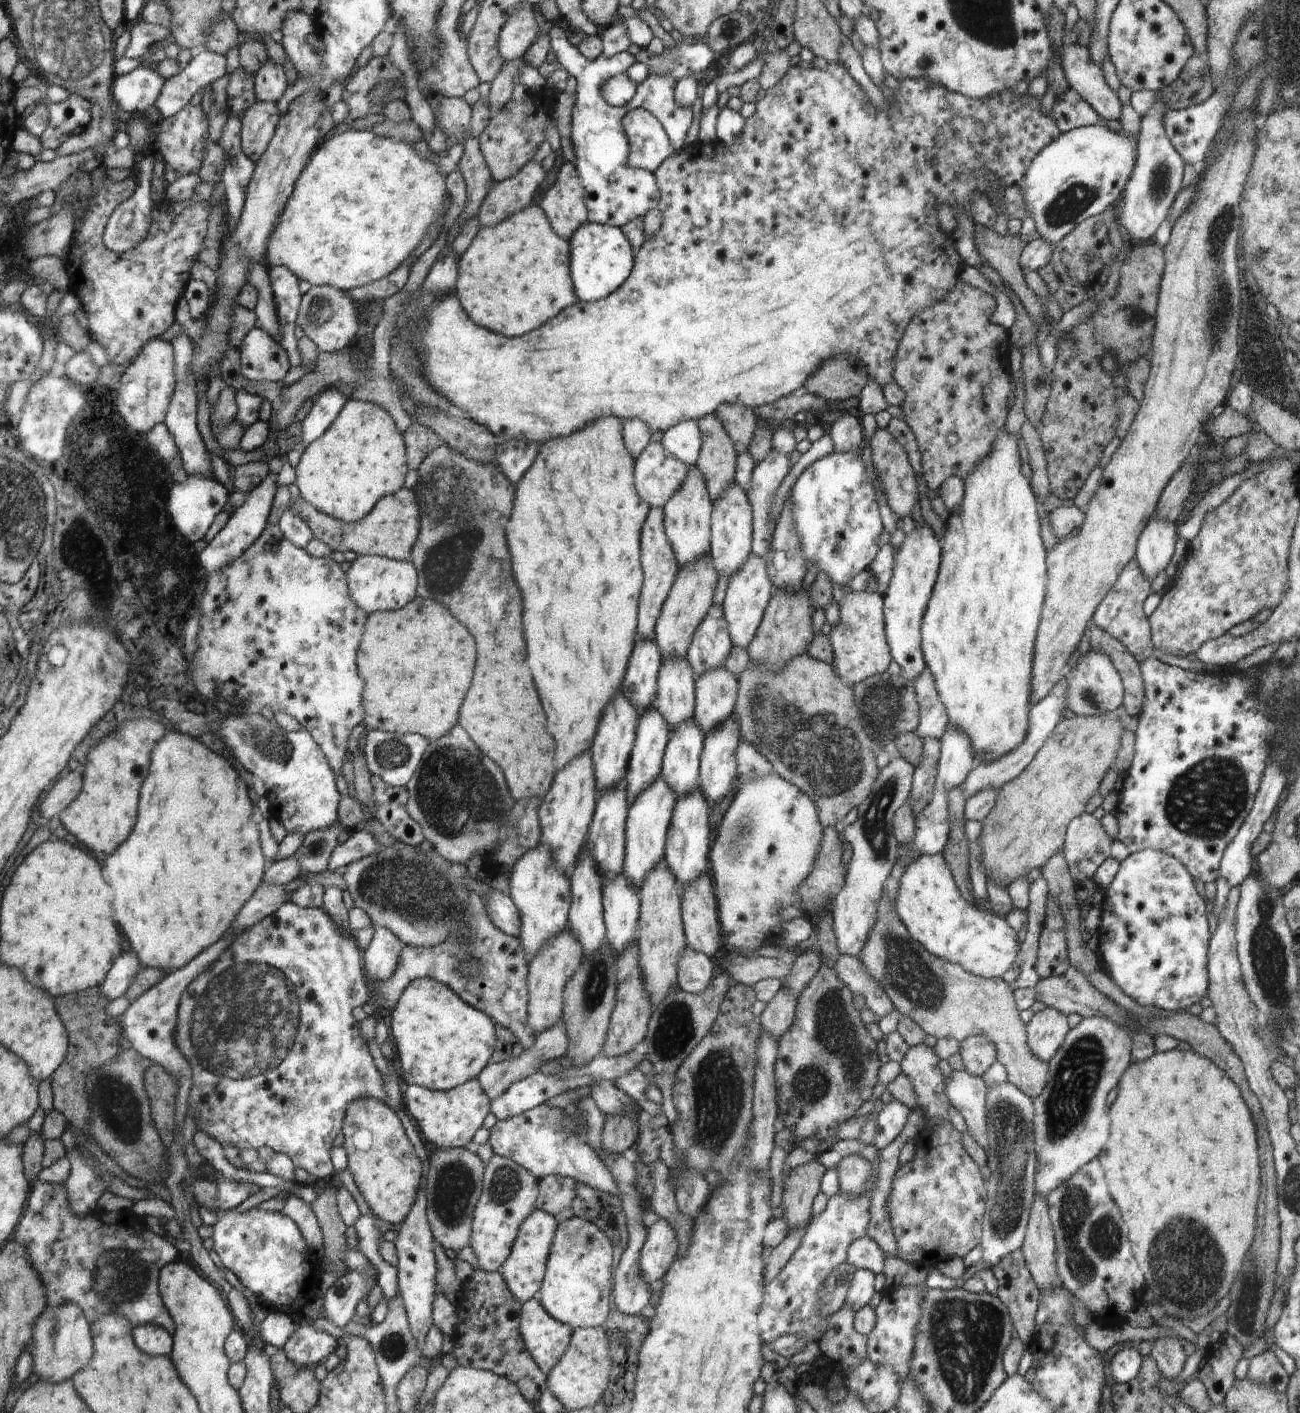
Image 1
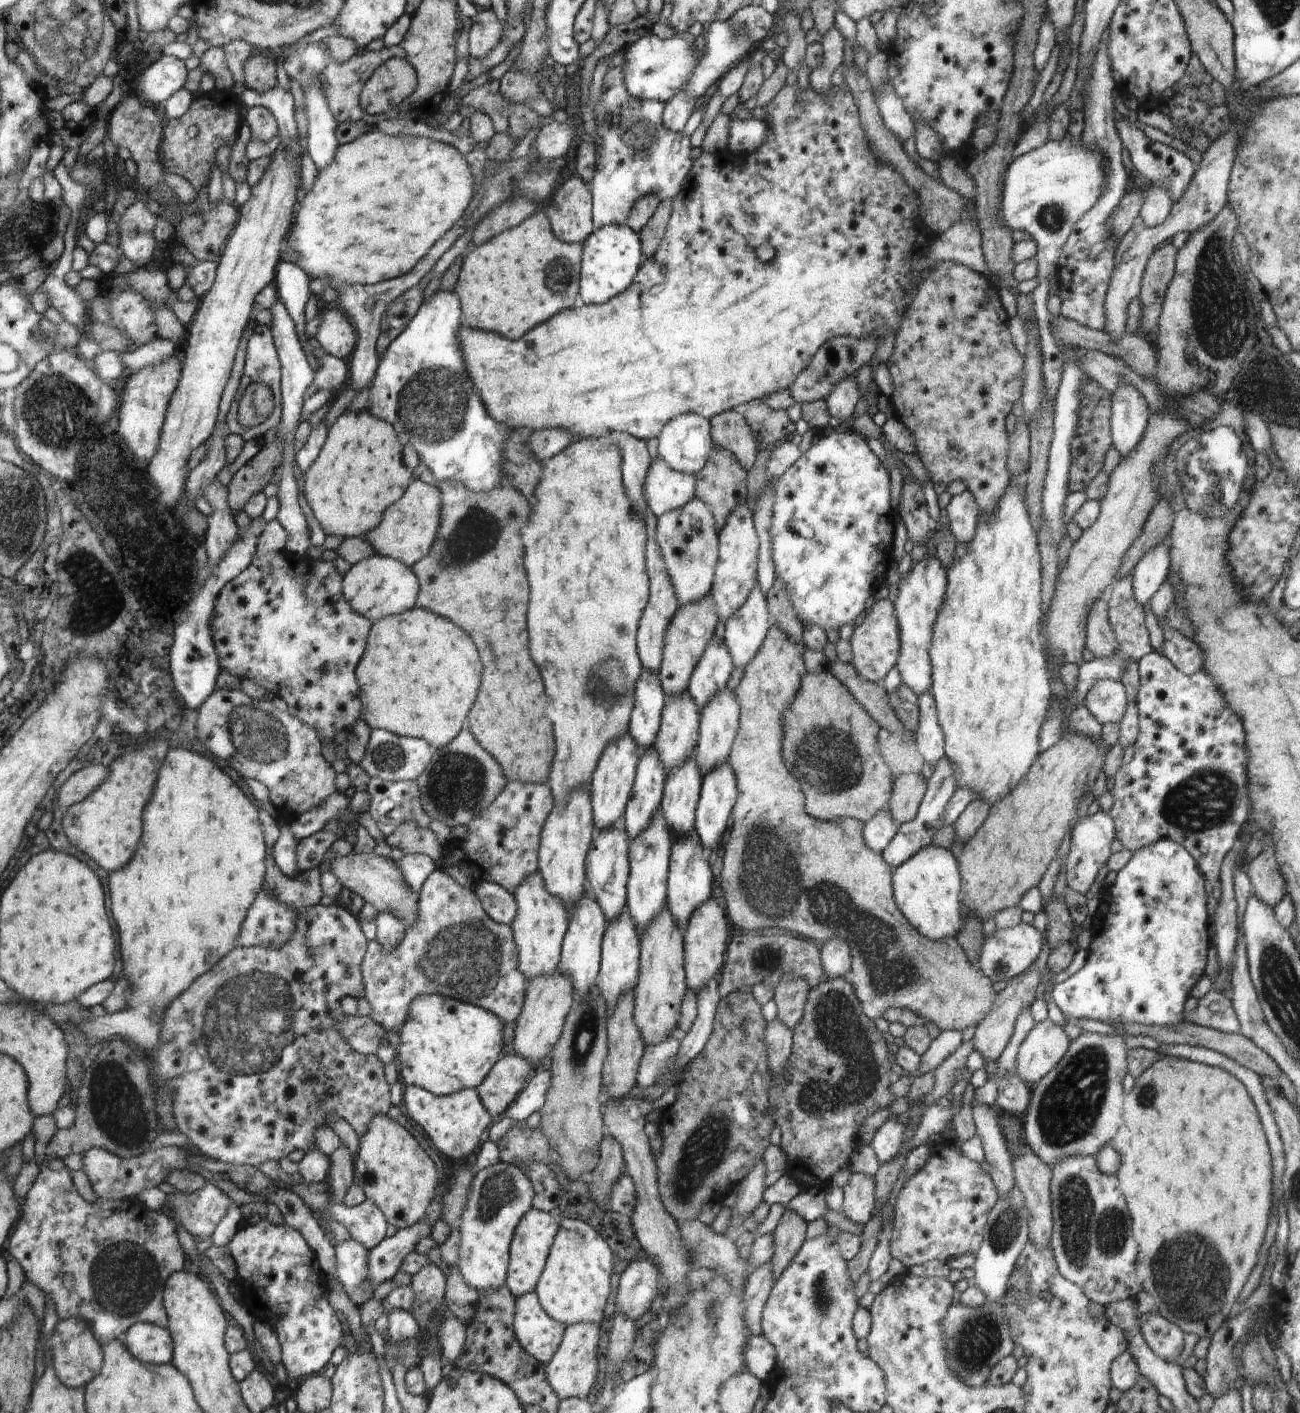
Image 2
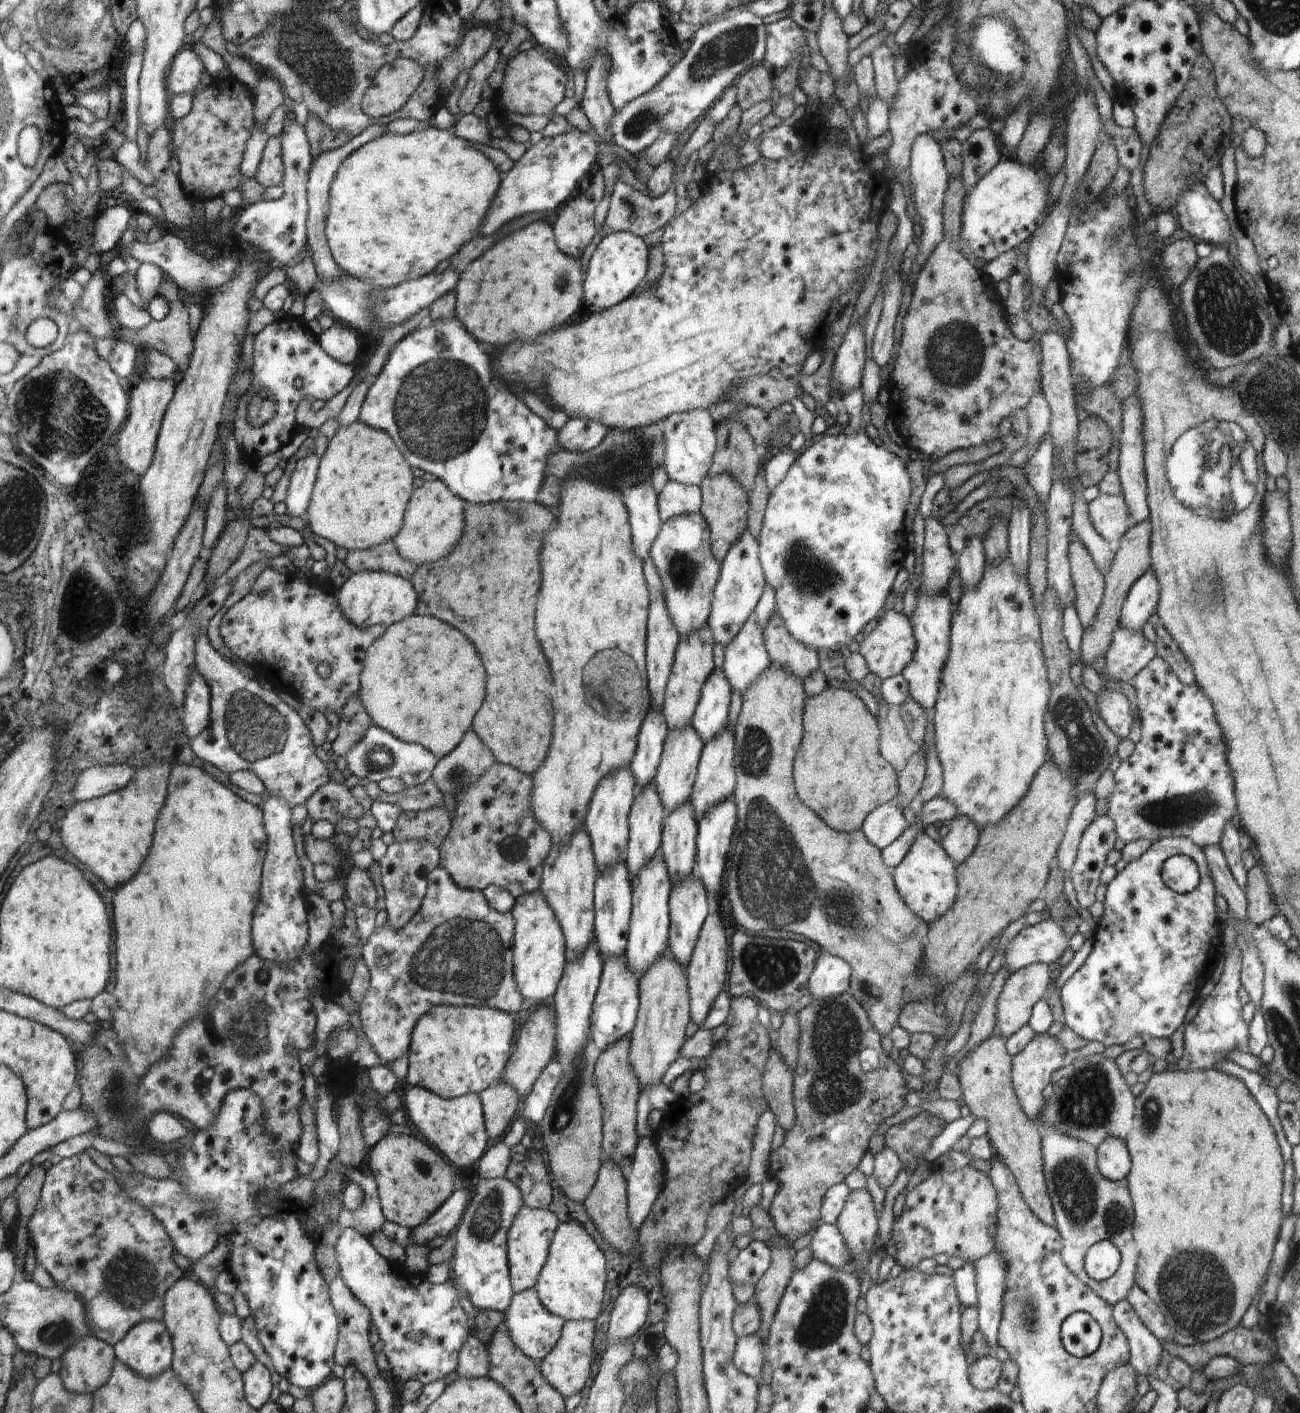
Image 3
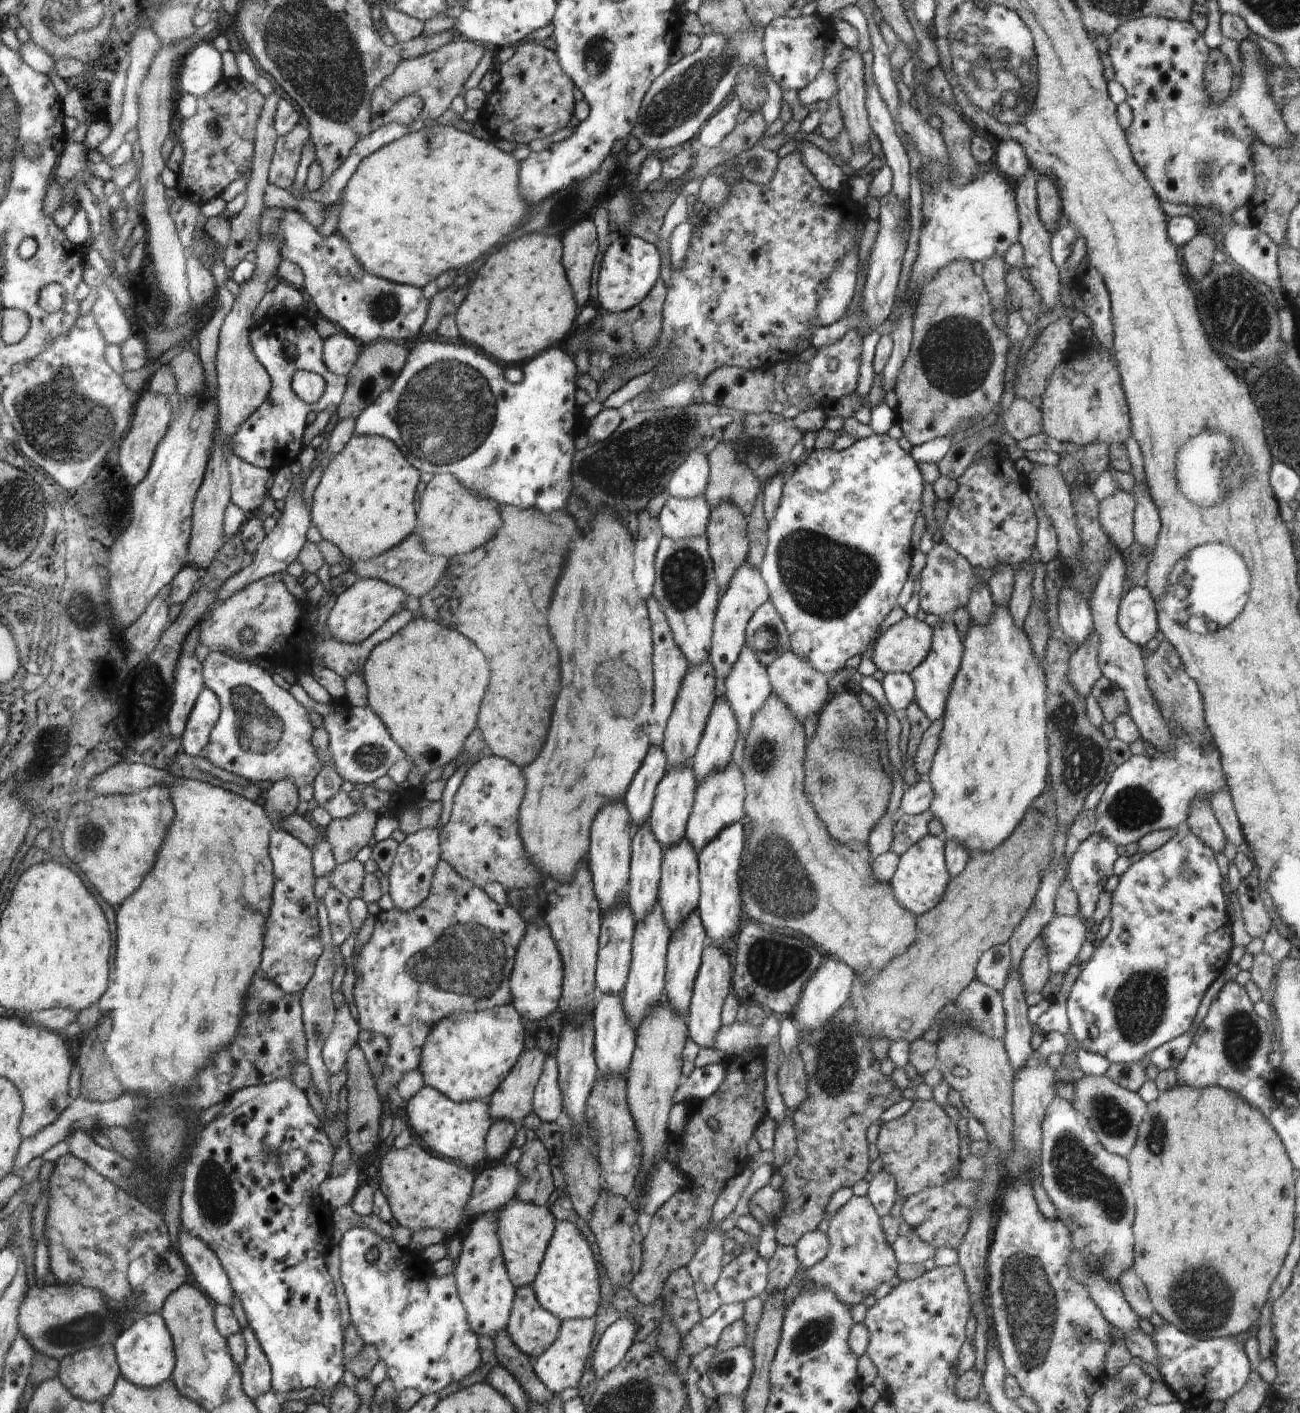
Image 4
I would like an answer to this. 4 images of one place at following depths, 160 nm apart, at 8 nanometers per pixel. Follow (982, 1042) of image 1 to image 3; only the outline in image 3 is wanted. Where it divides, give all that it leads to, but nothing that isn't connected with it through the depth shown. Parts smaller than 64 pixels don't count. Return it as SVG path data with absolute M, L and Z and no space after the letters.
M1032 963L1030 966L1008 975L996 999L995 1032L1007 1040L1022 1026L1029 1024L1032 1007L1046 996L1049 986L1050 969L1046 963Z

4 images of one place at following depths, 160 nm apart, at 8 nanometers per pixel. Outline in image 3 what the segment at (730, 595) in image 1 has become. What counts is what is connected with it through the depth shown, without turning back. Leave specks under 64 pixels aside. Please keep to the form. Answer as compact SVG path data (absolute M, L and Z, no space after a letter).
M755 614L743 624L742 630L725 648L723 671L731 688L741 692L750 688L759 680L759 676L770 668L771 657L767 651L763 629L756 622Z

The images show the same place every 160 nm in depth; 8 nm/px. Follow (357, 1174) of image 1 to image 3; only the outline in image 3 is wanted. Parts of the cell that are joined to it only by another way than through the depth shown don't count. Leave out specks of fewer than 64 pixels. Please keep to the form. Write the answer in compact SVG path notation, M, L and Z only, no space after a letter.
M386 1135L371 1149L367 1166L376 1181L385 1220L400 1227L412 1230L427 1222L452 1195L454 1170L450 1162L413 1135Z

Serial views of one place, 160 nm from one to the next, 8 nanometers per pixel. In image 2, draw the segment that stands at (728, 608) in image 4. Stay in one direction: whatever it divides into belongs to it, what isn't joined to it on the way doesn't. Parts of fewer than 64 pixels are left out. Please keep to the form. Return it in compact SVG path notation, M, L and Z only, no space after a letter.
M746 502L731 512L724 528L717 533L717 543L719 553L711 595L719 608L722 626L724 626L748 600L748 596L758 584L759 535L755 528L753 512L747 507Z

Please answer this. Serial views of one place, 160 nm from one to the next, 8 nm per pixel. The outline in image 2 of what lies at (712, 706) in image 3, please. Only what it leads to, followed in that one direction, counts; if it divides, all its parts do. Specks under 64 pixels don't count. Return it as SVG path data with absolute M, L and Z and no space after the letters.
M718 638L710 639L688 681L686 694L692 697L702 710L715 692L726 688L734 668L725 642Z

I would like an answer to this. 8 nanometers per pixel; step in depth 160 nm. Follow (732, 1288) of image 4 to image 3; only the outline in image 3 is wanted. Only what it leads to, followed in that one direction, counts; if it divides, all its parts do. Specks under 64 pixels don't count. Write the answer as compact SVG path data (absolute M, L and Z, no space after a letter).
M754 1240L731 1263L728 1272L732 1285L752 1283L755 1286L771 1266L771 1248L765 1241Z

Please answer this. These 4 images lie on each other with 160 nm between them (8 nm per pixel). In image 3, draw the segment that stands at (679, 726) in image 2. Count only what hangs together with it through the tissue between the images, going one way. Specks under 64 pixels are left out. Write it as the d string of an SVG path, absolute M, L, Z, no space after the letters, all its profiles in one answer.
M692 726L668 731L652 782L663 799L663 806L668 808L669 812L678 810L680 806L690 800L703 748L703 737Z

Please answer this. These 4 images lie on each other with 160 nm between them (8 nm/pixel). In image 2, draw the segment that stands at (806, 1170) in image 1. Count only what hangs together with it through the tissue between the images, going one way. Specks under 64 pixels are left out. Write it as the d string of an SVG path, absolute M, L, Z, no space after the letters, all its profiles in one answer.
M786 1208L777 1227L772 1232L775 1242L774 1255L770 1261L773 1264L775 1280L791 1263L805 1241L807 1221L794 1209Z

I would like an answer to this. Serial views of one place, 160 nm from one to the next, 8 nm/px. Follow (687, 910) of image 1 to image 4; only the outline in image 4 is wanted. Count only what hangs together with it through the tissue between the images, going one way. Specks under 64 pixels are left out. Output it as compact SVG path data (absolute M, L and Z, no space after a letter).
M708 941L705 950L702 951L700 968L694 981L691 1006L688 1007L686 1014L690 1038L701 1048L715 1046L718 1032L723 1026L721 1016L723 1004L730 995L730 988L732 988L732 966L728 964L728 956L716 943Z

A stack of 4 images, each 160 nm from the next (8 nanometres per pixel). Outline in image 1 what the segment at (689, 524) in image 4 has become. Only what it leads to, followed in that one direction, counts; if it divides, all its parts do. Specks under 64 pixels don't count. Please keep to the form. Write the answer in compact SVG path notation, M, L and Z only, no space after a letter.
M650 441L635 459L635 487L652 507L668 504L686 482L690 468L672 456L660 441Z

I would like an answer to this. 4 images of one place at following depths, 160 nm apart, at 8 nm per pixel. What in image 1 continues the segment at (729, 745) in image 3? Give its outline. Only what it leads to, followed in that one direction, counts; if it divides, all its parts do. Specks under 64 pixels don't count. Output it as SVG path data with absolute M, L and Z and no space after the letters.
M724 665L696 677L695 721L705 734L726 723L733 714L738 690L737 677Z

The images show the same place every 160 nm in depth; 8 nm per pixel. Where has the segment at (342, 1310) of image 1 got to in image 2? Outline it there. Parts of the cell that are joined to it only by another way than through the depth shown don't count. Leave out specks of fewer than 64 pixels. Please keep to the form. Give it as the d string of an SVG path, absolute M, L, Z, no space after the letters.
M425 1218L420 1224L398 1229L394 1236L386 1237L379 1245L369 1248L368 1266L371 1288L374 1291L382 1282L393 1279L402 1264L402 1259L414 1249L420 1236L430 1236L433 1225Z

